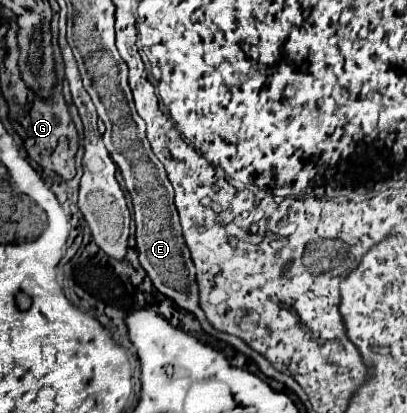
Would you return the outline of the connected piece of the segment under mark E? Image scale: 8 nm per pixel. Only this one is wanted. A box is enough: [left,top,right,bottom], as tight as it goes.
[67,21,247,351]

